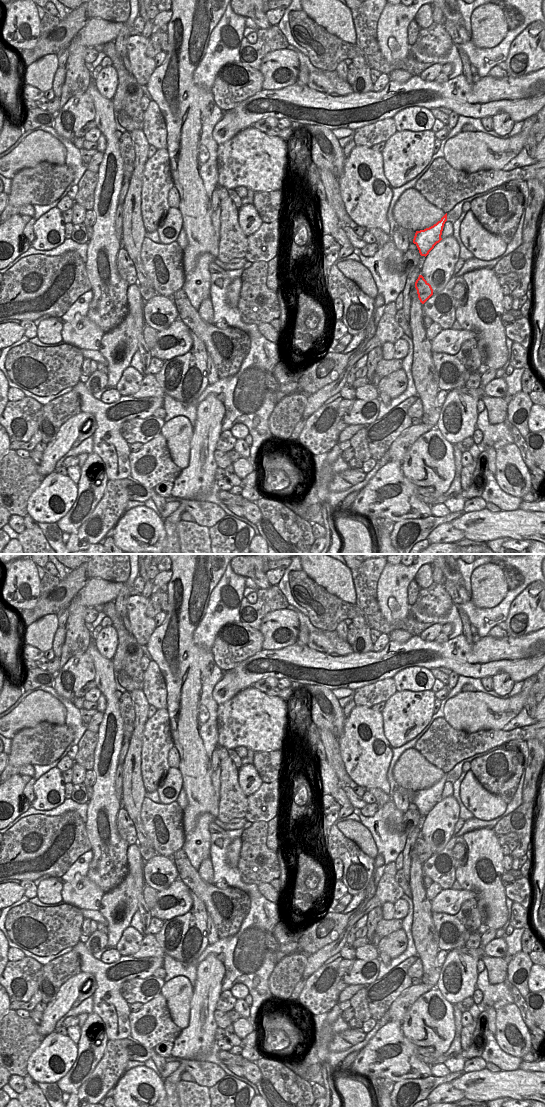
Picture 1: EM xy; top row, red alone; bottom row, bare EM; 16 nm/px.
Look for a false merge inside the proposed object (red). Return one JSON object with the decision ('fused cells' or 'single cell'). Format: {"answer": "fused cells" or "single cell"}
{"answer": "fused cells"}

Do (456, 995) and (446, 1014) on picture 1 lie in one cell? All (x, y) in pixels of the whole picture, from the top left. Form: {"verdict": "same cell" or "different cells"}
{"verdict": "different cells"}

